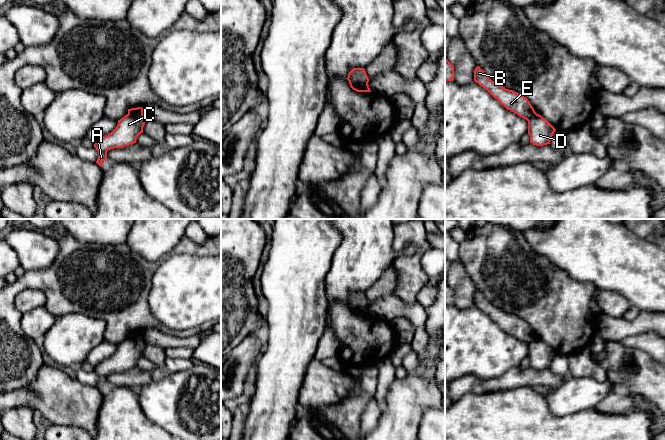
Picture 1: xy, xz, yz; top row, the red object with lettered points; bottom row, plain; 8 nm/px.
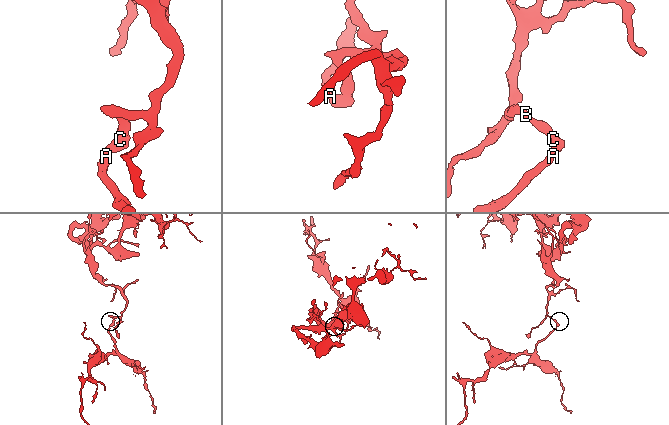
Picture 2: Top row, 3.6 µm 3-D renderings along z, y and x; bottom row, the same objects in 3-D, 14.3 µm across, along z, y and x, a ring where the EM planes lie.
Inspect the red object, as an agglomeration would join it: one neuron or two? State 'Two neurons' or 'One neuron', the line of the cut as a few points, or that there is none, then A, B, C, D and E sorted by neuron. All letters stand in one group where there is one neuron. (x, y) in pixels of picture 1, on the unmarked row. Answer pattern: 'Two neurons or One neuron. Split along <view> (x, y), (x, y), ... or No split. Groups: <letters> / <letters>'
Two neurons. Split along xz (349, 304), (355, 307), (367, 307). Groups: A C D / B E

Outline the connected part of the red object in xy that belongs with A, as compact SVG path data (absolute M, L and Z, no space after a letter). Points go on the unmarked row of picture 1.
M130 338L118 344L116 352L94 368L99 378L96 387L102 391L102 386L107 383L108 374L136 367L137 361L143 357L145 345L144 339L133 340Z

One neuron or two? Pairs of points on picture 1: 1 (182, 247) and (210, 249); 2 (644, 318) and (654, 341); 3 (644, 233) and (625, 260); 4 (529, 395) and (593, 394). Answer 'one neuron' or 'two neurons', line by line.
1: one neuron
2: two neurons
3: two neurons
4: two neurons

